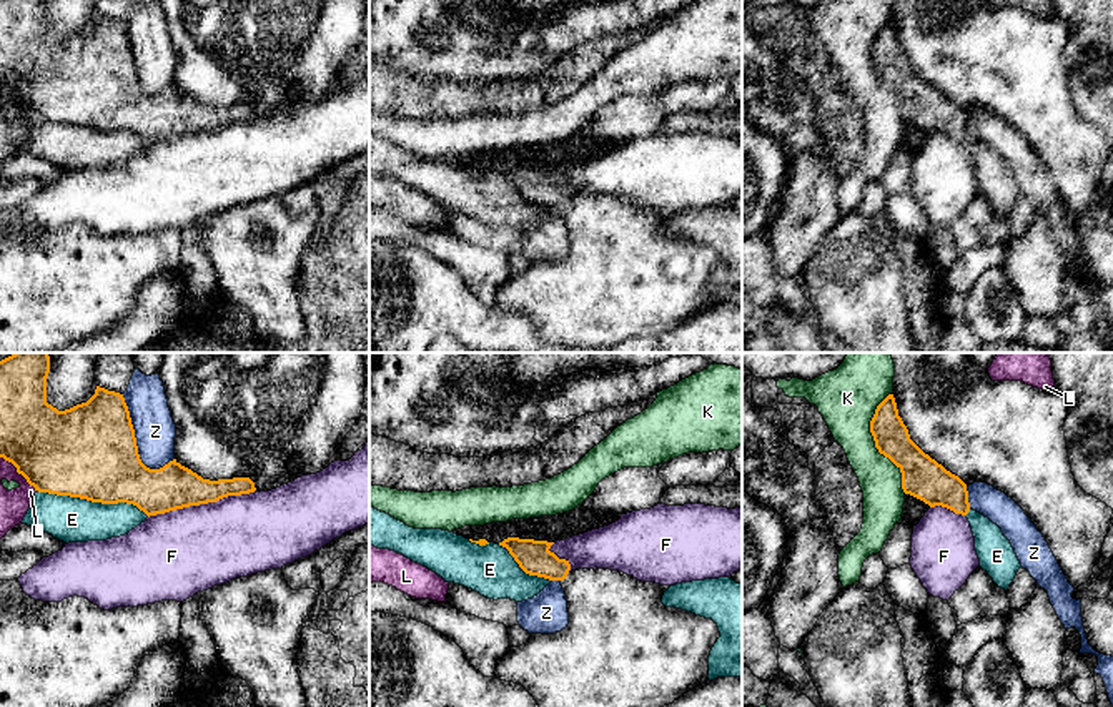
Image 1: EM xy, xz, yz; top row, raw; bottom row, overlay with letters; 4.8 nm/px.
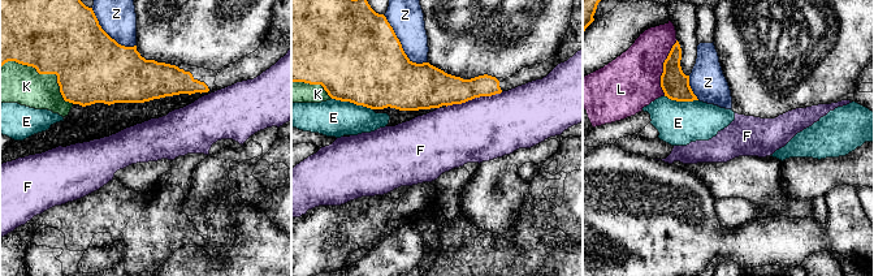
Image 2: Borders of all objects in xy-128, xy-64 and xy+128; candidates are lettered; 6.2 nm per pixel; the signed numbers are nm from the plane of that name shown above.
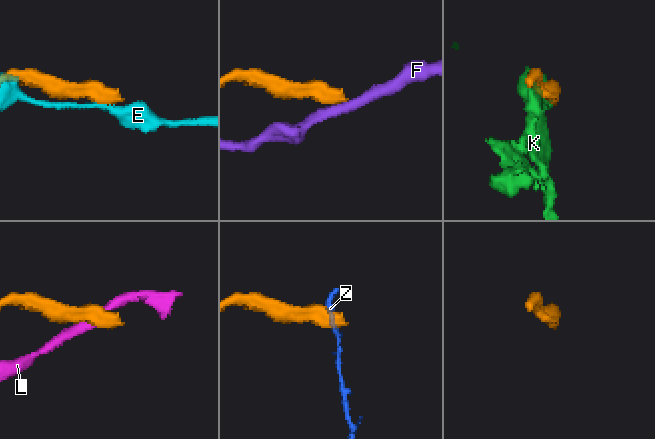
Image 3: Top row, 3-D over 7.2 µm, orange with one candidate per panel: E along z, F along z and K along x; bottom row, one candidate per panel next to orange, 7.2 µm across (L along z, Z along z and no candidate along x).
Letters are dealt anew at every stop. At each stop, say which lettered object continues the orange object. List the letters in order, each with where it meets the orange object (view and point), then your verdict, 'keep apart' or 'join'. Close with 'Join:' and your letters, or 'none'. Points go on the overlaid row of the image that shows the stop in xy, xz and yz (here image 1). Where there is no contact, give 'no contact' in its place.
E: xy (93, 501) | keep apart
F: xy (202, 503) | keep apart
K: yz (875, 444) | keep apart
L: xy (19, 473) | keep apart
Z: xy (135, 438) | keep apart
Join: none

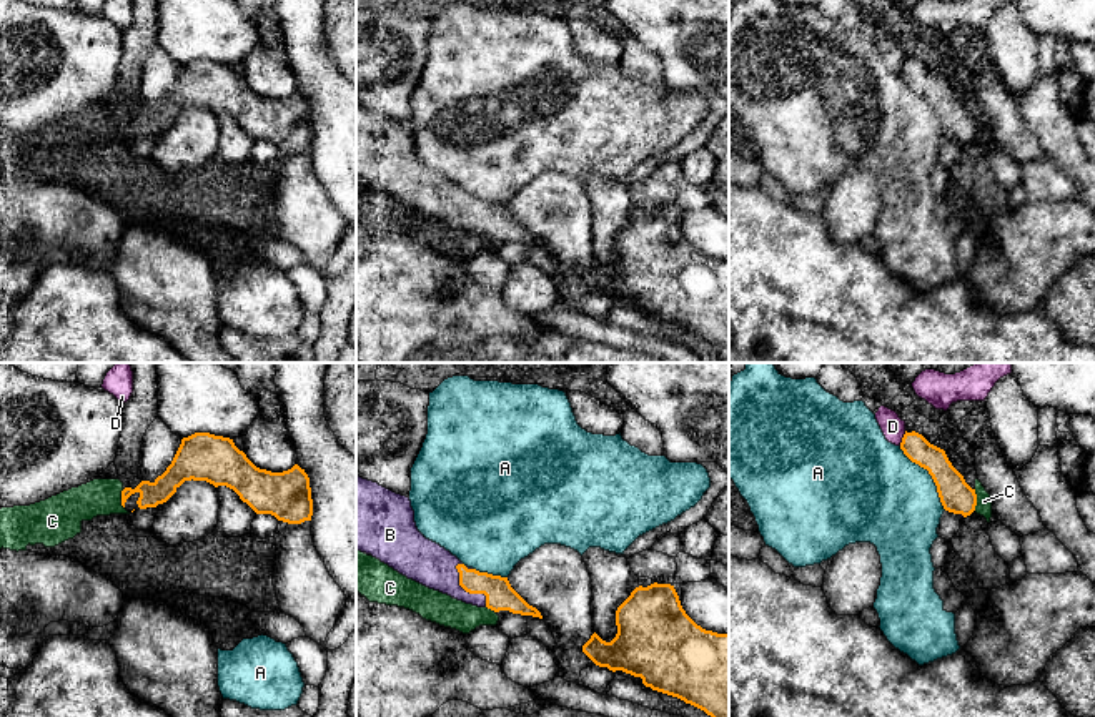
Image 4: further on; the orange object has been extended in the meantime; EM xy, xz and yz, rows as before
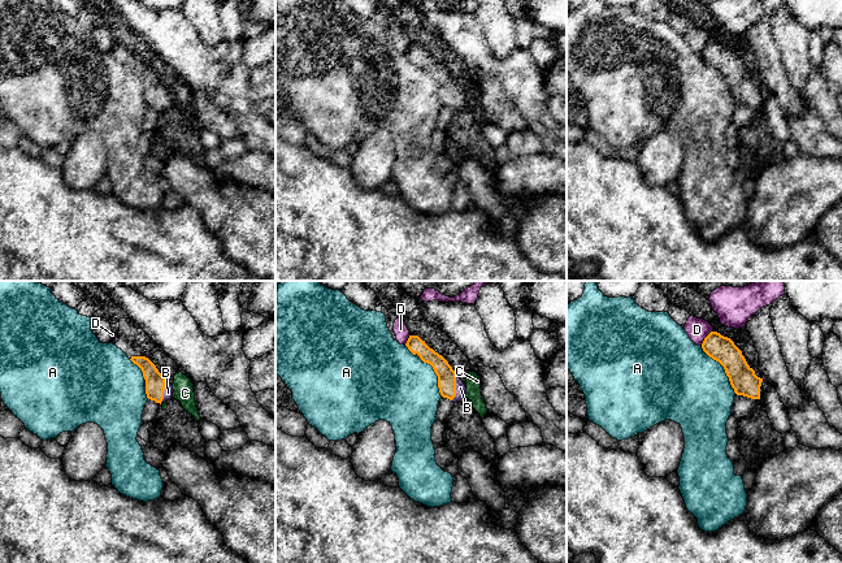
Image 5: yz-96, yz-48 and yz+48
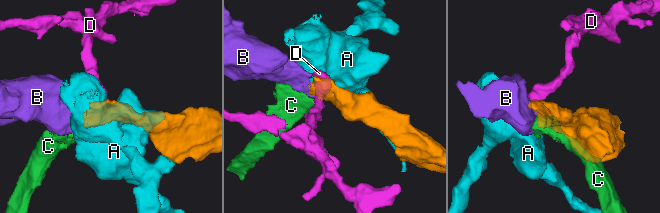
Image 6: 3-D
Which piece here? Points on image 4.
A: yz (931, 474) | keep apart
B: xz (466, 591) | join
C: yz (976, 499) | keep apart
D: yz (902, 438) | keep apart
Join: B

